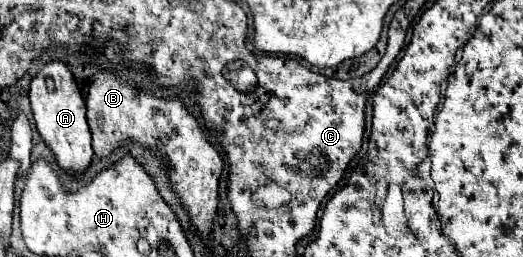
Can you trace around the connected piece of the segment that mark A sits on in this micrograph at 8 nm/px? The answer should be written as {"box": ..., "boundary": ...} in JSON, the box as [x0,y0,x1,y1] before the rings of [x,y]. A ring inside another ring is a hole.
{"box":[30,59,92,173],"boundary":[[[52,59],[48,61],[30,81],[30,105],[32,105],[32,113],[34,113],[34,121],[36,127],[42,135],[42,139],[46,141],[46,145],[52,149],[52,153],[56,155],[56,161],[62,169],[66,171],[74,171],[80,173],[84,171],[92,157],[92,137],[90,137],[90,129],[86,123],[86,103],[84,97],[80,95],[80,89],[74,81],[74,75],[70,73],[68,65],[60,59]],[[48,79],[54,81],[54,91],[48,89]]]}

